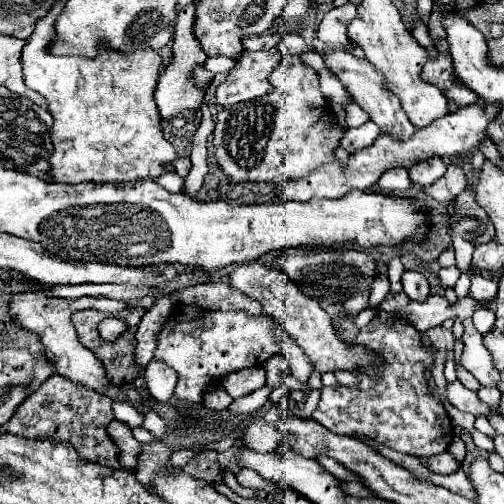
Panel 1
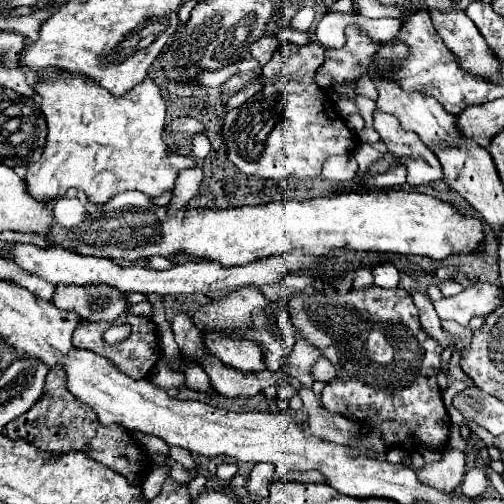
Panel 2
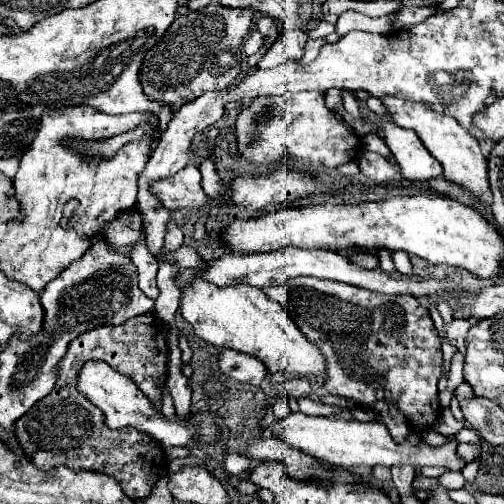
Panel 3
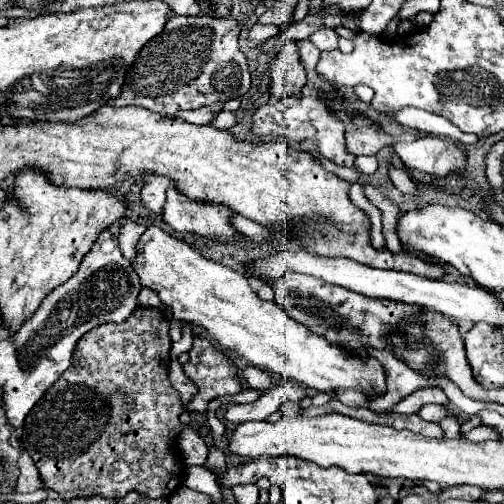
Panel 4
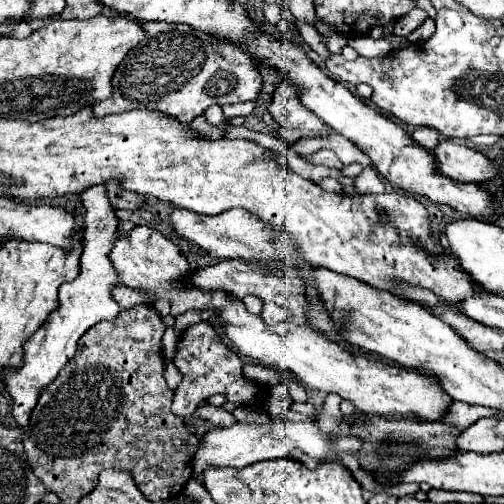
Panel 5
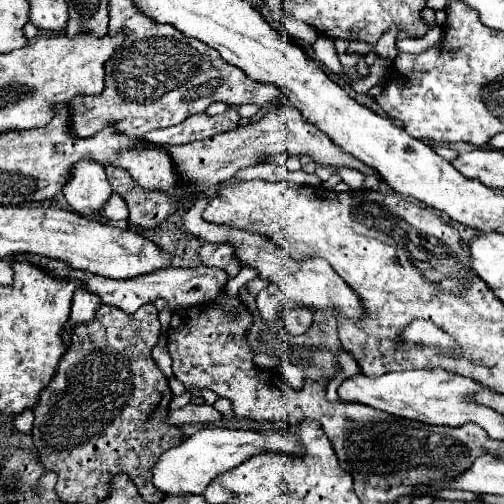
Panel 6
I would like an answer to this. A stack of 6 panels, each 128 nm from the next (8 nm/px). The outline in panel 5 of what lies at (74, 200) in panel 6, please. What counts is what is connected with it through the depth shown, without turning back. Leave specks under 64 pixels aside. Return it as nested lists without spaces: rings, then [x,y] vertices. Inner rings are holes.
[[[96,184],[80,192],[80,200],[82,206],[86,208],[80,274],[76,280],[60,286],[60,308],[52,314],[52,318],[44,322],[44,328],[40,328],[36,336],[28,340],[28,352],[24,354],[24,368],[20,368],[20,372],[8,372],[8,376],[4,376],[6,390],[14,398],[12,416],[20,428],[28,424],[30,412],[34,410],[42,388],[48,386],[58,376],[58,370],[74,356],[80,336],[96,322],[114,320],[116,314],[120,312],[120,306],[116,304],[116,300],[112,300],[112,288],[120,284],[120,280],[108,260],[108,252],[112,250],[114,242],[114,232],[118,228],[114,208],[110,206],[104,184]]]

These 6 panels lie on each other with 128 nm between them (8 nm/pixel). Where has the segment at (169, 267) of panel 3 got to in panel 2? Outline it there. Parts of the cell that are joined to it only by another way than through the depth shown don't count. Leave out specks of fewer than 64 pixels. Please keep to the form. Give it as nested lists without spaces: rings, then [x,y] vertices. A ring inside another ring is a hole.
[[[200,166],[180,172],[180,176],[176,180],[176,192],[172,194],[172,200],[168,204],[168,216],[174,216],[178,210],[184,210],[188,206],[188,202],[198,194],[200,182],[202,182]]]

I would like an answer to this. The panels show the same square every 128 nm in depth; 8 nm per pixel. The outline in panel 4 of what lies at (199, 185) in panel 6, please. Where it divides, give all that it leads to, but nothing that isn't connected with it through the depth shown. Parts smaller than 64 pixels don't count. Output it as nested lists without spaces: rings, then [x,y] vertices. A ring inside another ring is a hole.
[[[294,40],[286,44],[286,48],[272,58],[272,100],[284,100],[290,96],[302,96],[306,86],[306,70],[302,66],[298,46]]]

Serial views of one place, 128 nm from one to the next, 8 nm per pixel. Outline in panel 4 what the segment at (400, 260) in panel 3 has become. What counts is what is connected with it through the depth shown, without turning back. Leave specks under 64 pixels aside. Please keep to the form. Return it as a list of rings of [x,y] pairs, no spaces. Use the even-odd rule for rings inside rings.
[[[364,186],[364,196],[382,212],[382,234],[386,238],[386,246],[390,252],[400,252],[402,244],[396,234],[396,220],[400,216],[400,206],[386,198],[378,188]]]

